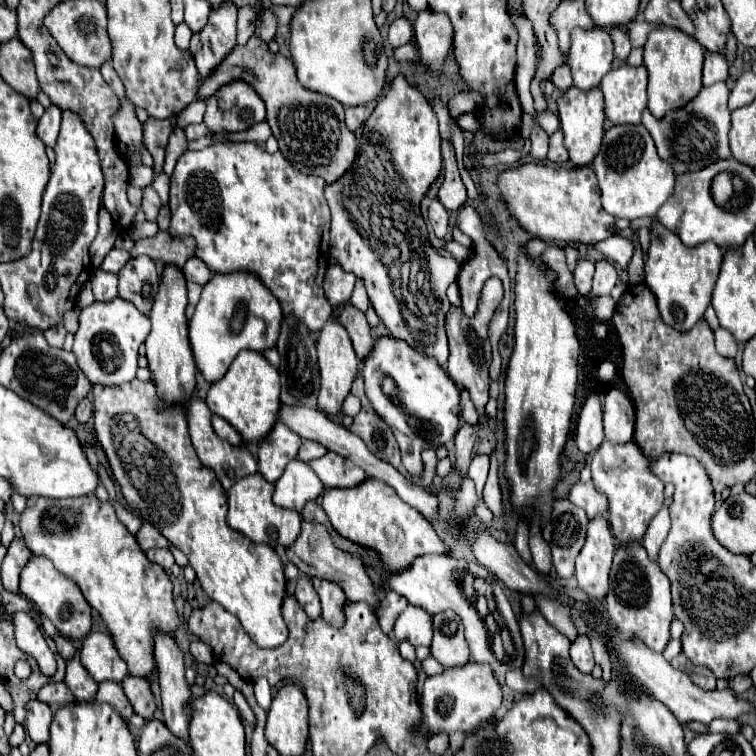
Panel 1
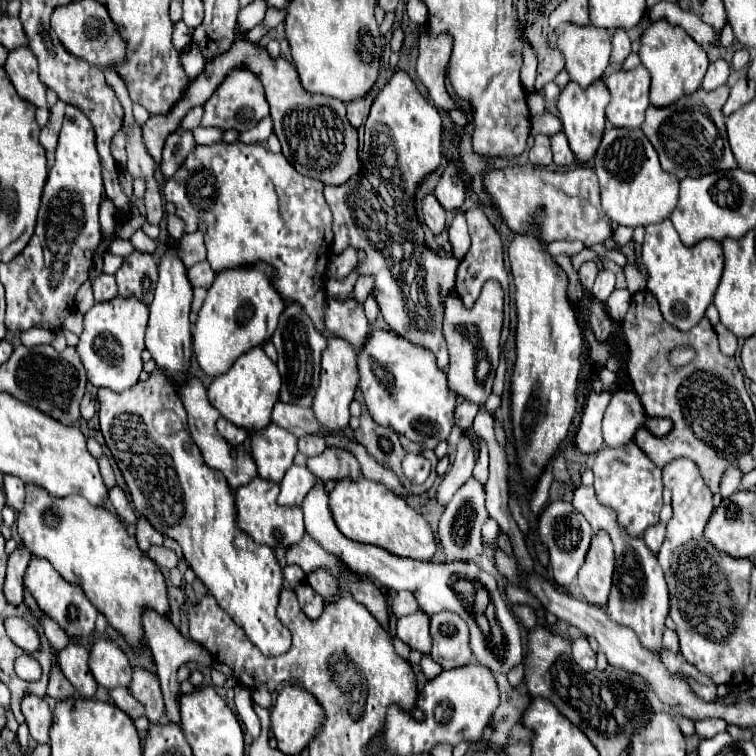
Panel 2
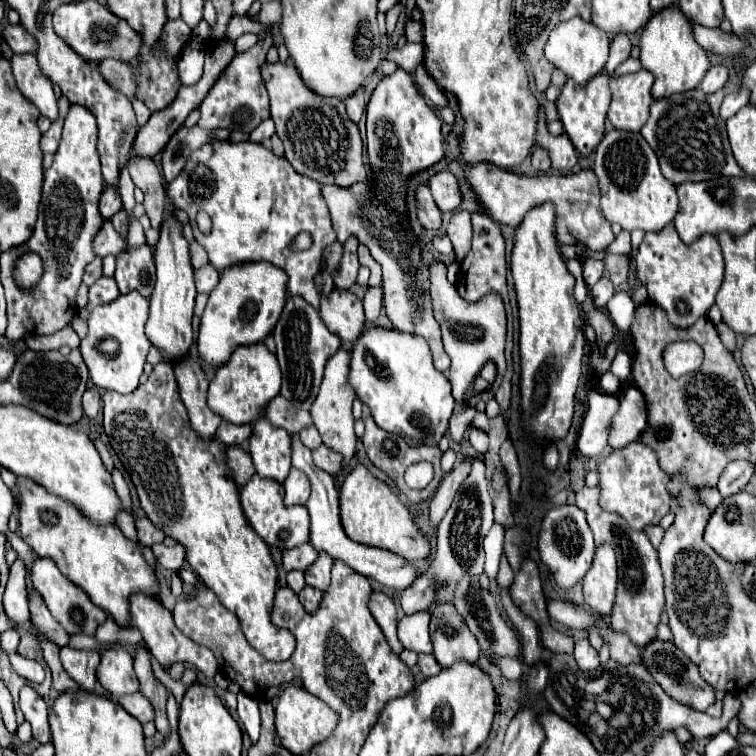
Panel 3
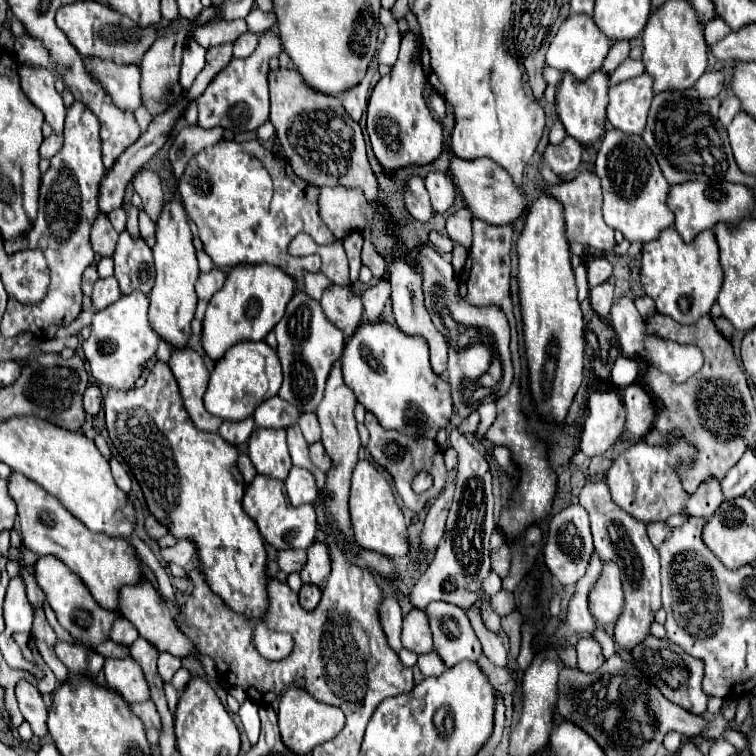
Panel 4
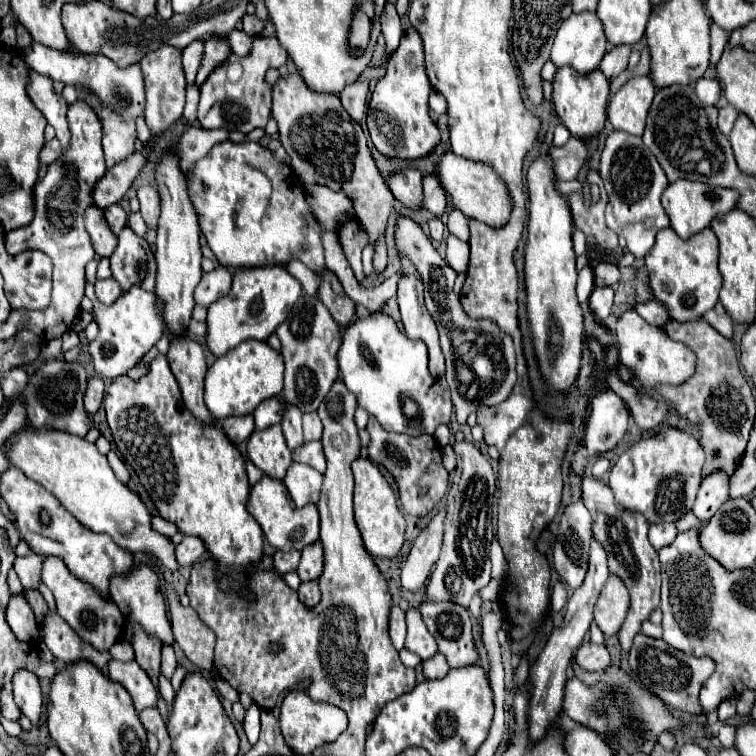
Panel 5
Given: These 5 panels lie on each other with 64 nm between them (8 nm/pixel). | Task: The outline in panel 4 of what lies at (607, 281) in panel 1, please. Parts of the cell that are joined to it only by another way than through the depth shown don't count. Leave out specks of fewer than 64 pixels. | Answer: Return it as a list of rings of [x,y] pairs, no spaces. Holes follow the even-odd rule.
[[[610,282],[606,284],[598,284],[590,290],[590,304],[594,308],[594,312],[602,318],[608,318],[608,312],[610,312],[610,306],[612,306],[612,300],[614,300],[614,286]]]

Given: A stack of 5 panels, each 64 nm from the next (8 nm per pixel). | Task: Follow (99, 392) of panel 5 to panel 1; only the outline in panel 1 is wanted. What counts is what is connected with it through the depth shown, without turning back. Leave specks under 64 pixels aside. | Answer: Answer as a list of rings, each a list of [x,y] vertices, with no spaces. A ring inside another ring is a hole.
[[[86,398],[76,406],[76,420],[86,424],[90,420],[90,416],[92,416],[92,402]]]

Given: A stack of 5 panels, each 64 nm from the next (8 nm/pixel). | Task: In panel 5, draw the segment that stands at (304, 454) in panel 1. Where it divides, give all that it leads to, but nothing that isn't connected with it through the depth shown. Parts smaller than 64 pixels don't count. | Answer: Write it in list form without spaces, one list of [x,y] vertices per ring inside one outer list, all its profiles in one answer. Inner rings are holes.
[[[306,412],[302,416],[302,422],[304,422],[304,440],[306,442],[322,438],[322,424],[320,424],[320,418],[316,412]]]

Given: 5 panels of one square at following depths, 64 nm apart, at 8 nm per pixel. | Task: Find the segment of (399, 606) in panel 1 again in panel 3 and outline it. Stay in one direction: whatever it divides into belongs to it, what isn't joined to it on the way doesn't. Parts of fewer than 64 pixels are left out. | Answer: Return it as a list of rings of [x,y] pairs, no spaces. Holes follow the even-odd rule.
[[[420,576],[414,586],[404,590],[404,594],[400,598],[400,606],[406,614],[428,610],[432,604],[432,596],[434,596],[432,582],[428,580],[428,576]]]

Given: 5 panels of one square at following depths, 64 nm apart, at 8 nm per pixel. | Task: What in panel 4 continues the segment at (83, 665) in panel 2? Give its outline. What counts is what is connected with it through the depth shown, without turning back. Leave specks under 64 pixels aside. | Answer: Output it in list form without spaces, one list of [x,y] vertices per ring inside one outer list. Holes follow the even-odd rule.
[[[68,642],[56,644],[56,656],[64,662],[72,676],[90,676],[96,678],[104,666],[104,656],[96,654],[90,648],[72,646]]]

